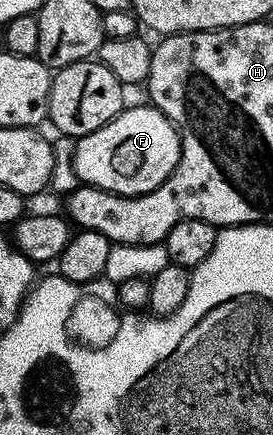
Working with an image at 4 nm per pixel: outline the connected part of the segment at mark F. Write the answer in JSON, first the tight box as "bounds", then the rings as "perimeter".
{"bounds":[76,107,180,196],"perimeter":[[[125,107],[110,123],[76,140],[76,180],[119,196],[141,196],[172,173],[180,157],[180,133],[157,108]]]}

